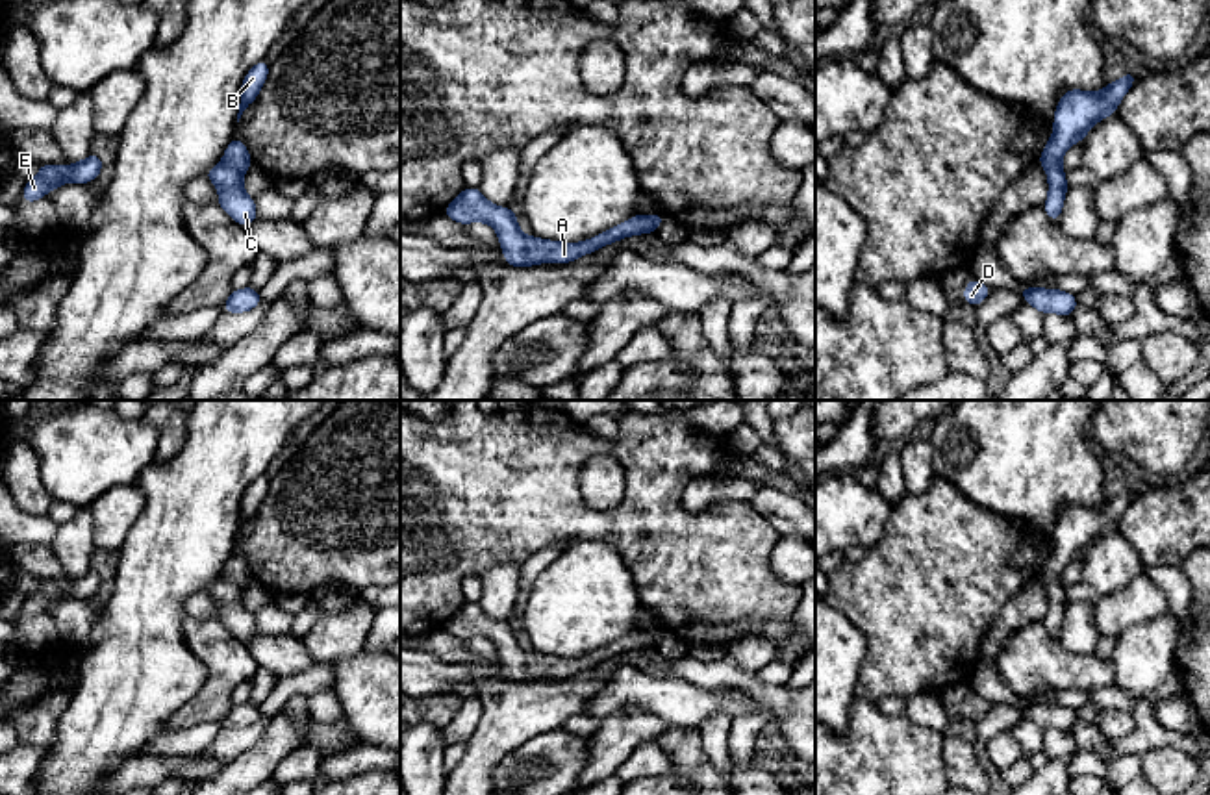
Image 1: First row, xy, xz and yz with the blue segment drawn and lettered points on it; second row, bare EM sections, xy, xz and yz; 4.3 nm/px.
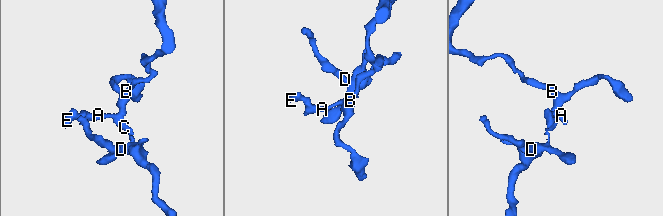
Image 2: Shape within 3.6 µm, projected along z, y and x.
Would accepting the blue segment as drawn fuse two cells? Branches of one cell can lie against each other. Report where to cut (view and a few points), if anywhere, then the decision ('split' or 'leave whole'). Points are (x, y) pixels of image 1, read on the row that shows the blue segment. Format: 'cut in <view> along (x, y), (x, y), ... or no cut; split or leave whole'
cut in xy along (223, 160), (243, 173); split

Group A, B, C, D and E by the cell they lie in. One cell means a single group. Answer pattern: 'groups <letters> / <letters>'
groups A C D E / B

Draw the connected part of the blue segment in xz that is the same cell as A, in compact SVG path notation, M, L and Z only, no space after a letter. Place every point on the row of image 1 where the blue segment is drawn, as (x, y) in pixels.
M465 187L443 209L443 215L458 224L489 222L497 230L498 245L510 267L532 267L537 263L565 265L628 235L656 232L650 219L637 213L582 243L547 241L536 235L526 237L517 226L515 208L493 206L478 187Z

